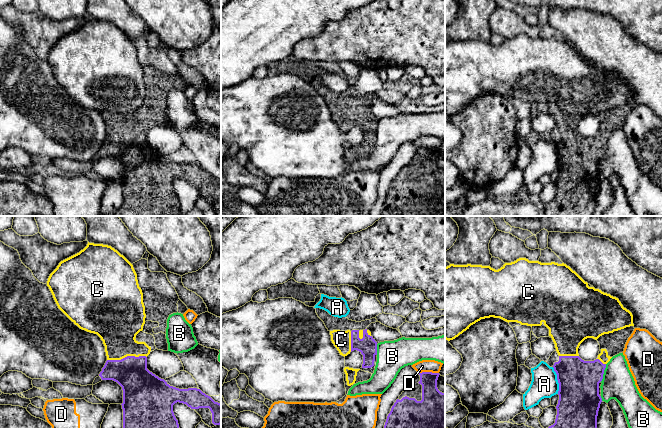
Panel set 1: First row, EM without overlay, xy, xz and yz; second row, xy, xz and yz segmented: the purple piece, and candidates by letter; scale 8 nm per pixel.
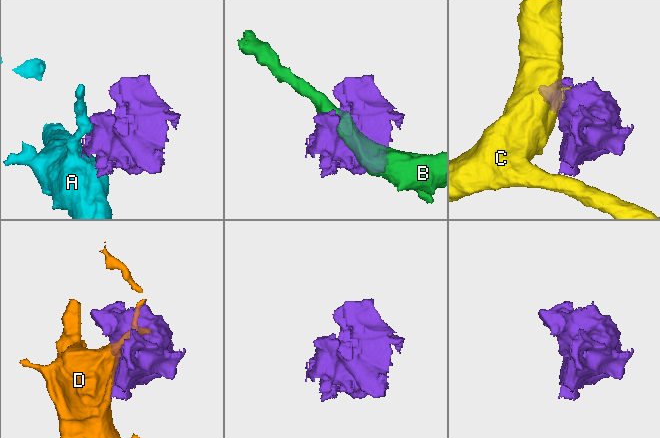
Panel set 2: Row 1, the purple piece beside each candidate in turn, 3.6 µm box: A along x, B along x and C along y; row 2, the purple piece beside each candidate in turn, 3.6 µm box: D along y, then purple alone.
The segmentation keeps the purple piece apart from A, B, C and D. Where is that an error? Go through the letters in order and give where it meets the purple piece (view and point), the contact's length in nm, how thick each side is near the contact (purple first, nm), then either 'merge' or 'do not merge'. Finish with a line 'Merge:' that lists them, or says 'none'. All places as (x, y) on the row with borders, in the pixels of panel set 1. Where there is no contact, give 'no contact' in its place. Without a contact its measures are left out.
A: meets purple in yz at (557, 379); contact 220 nm long; 340 nm thick on the purple side, 220 nm on the other; do not merge
B: meets purple in yz at (603, 373); contact 150 nm long; 320 nm thick on the purple side, 260 nm on the other; do not merge
C: meets purple in xy at (127, 356); contact 320 nm long; 280 nm thick on the purple side, 320 nm on the other; merge
D: meets purple in xz at (428, 372); contact 160 nm long; 200 nm thick on the purple side, 100 nm on the other; do not merge
Merge: C

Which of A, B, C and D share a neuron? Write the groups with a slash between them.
A / B / C / D

